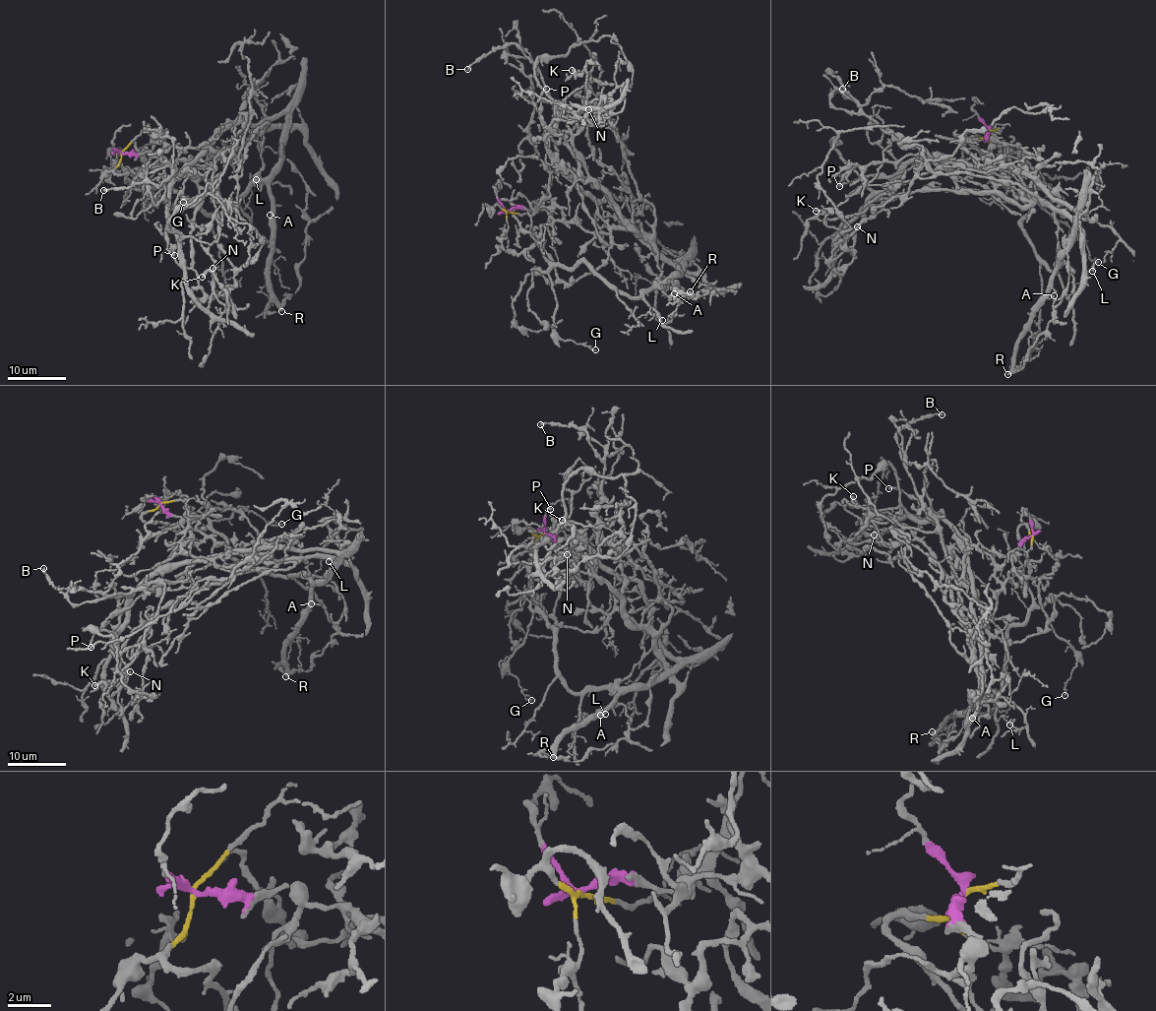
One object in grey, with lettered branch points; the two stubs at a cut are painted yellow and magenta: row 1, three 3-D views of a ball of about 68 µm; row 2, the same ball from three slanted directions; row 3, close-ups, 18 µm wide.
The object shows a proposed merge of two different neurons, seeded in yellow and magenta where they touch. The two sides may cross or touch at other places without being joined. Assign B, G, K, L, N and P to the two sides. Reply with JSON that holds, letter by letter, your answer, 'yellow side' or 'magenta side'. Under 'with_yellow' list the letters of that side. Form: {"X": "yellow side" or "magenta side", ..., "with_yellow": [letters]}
{"B": "magenta side", "G": "yellow side", "K": "magenta side", "L": "yellow side", "N": "magenta side", "P": "magenta side", "with_yellow": ["G", "L"]}

